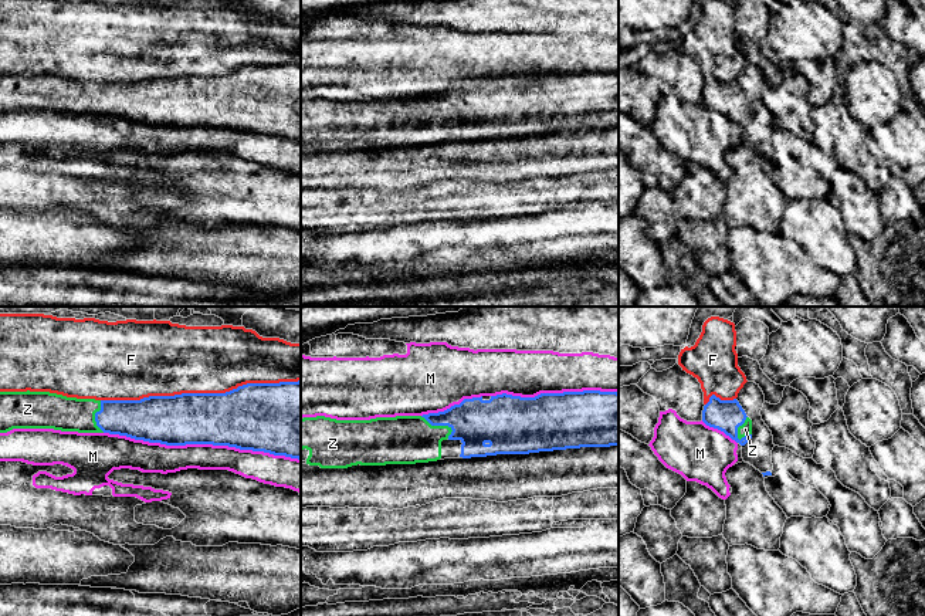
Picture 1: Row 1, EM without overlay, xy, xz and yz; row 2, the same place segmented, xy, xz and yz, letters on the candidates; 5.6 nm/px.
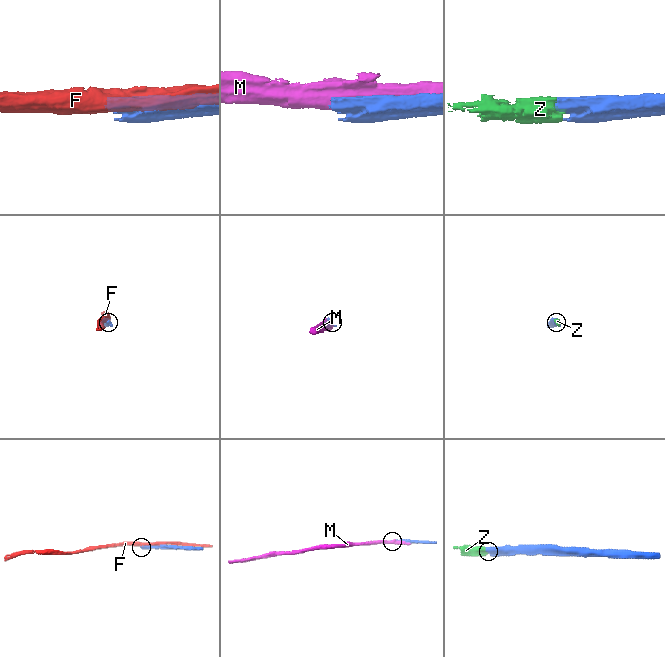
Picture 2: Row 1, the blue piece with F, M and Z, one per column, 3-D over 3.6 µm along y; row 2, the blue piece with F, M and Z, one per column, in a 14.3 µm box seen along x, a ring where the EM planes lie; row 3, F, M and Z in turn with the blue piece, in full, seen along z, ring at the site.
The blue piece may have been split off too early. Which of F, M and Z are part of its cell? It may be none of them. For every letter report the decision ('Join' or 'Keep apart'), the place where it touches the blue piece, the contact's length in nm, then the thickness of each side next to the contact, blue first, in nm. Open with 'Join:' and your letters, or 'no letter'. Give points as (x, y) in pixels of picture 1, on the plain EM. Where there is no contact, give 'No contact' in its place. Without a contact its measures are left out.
Join: Z
F: Keep apart. Touches blue at xy (200, 75). Shared border 1150 nm. Thickness 320 nm (blue) against 400 nm
M: Keep apart. Touches blue at xy (202, 125). Shared border 1100 nm. Thickness 320 nm (blue) against 160 nm
Z: Join. Touches blue at xz (437, 107). Shared border 200 nm. Thickness 260 nm (blue) against 280 nm

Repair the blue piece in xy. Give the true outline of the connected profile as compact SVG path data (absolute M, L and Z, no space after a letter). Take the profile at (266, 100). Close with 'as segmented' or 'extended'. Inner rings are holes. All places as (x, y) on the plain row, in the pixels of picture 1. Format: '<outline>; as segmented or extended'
M301 62L140 82L0 74L0 115L13 111L109 115L166 128L228 128L301 142Z; extended

